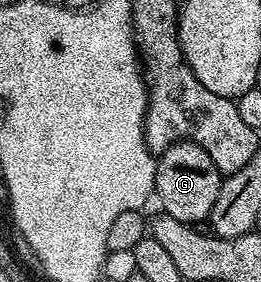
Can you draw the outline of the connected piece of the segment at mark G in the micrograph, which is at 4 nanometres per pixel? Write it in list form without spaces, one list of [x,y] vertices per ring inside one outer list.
[[[177,142],[157,155],[154,168],[154,194],[165,214],[181,222],[202,224],[209,219],[212,204],[220,196],[224,175],[212,164],[212,156],[195,142]]]

